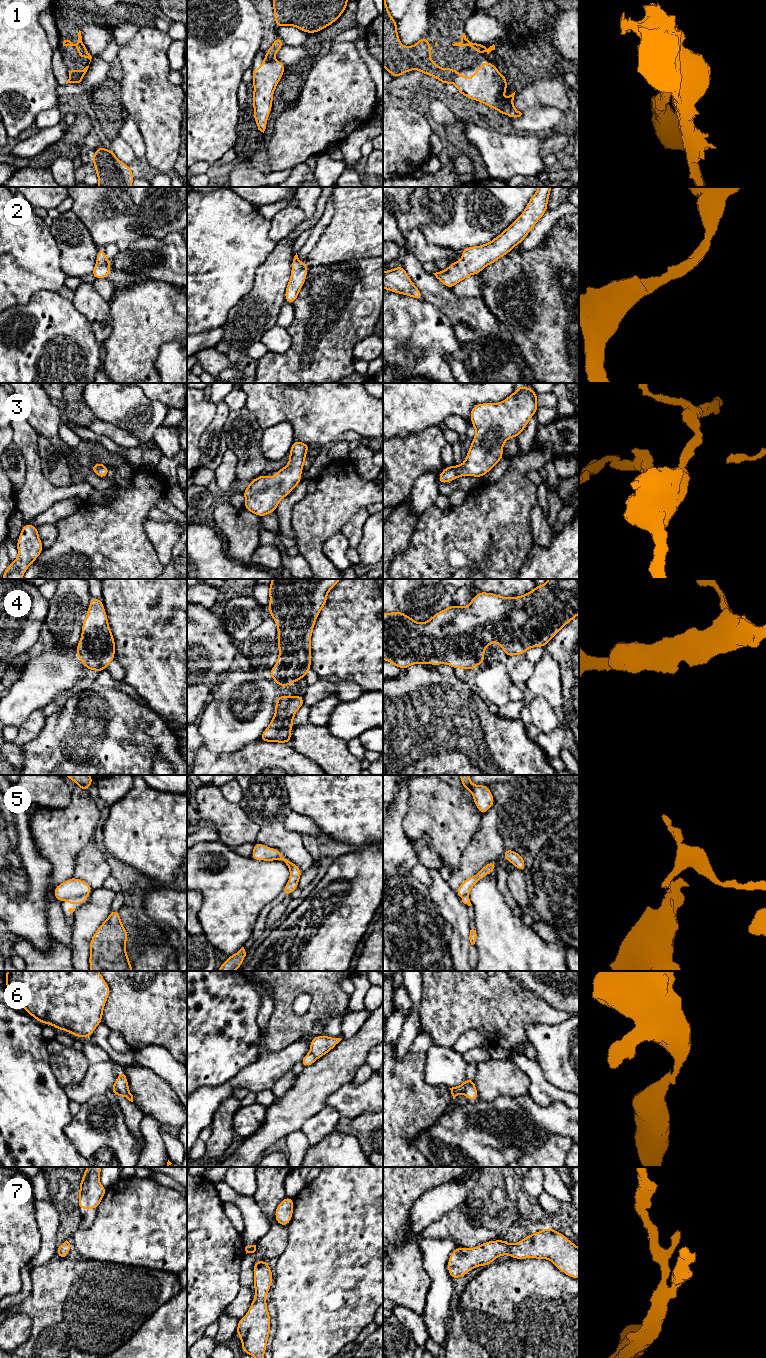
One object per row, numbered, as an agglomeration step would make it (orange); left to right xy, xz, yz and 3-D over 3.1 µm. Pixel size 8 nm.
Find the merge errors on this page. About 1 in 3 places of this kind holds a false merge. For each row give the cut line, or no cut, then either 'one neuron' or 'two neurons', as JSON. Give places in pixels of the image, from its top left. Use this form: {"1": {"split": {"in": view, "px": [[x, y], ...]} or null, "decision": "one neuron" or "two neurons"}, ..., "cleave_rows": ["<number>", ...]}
{"1": {"split": null, "decision": "one neuron"}, "2": {"split": null, "decision": "one neuron"}, "3": {"split": null, "decision": "one neuron"}, "4": {"split": null, "decision": "one neuron"}, "5": {"split": {"in": "xy", "px": [[84, 894], [68, 899]]}, "decision": "two neurons"}, "6": {"split": {"in": "yz", "px": [[473, 1080], [463, 1093]]}, "decision": "two neurons"}, "7": {"split": null, "decision": "one neuron"}, "cleave_rows": ["5", "6"]}

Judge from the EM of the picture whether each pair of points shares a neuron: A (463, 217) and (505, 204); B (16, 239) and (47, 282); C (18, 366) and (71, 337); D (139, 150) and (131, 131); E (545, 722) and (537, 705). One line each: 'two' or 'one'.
A: one
B: one
C: one
D: one
E: one

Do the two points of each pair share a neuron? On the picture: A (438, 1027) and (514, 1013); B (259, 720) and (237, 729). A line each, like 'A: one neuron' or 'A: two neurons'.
A: one neuron
B: one neuron

